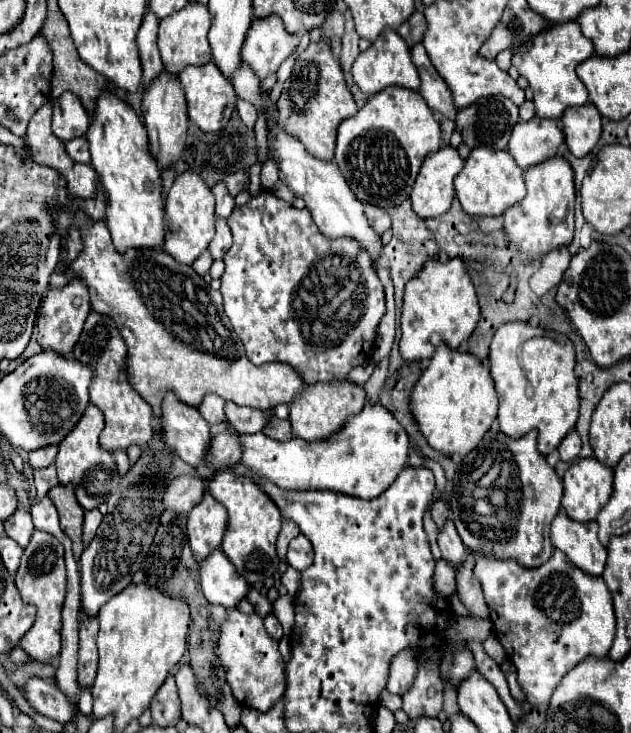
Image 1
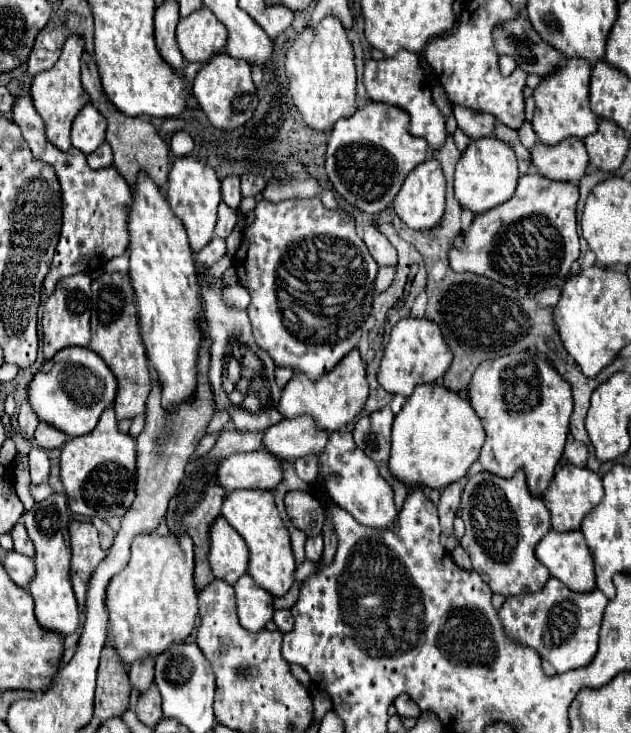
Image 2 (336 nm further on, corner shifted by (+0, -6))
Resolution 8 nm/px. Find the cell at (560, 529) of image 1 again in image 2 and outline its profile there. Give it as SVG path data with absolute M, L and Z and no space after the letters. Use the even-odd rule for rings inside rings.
M551 530L541 538L535 554L549 568L551 576L559 578L567 588L575 592L595 590L595 562L581 530L563 534Z

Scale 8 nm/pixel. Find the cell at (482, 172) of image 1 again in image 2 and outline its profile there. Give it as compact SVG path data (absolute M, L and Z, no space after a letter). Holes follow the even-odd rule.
M493 136L471 140L455 170L455 198L461 204L461 208L471 210L473 214L481 214L507 202L515 194L517 180L517 158L509 144L503 144Z

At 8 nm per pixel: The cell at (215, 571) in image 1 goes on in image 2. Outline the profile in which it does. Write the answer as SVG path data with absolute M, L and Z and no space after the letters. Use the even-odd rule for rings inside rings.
M247 574L233 584L233 590L239 624L251 632L263 630L275 612L273 596L267 590L259 588Z

